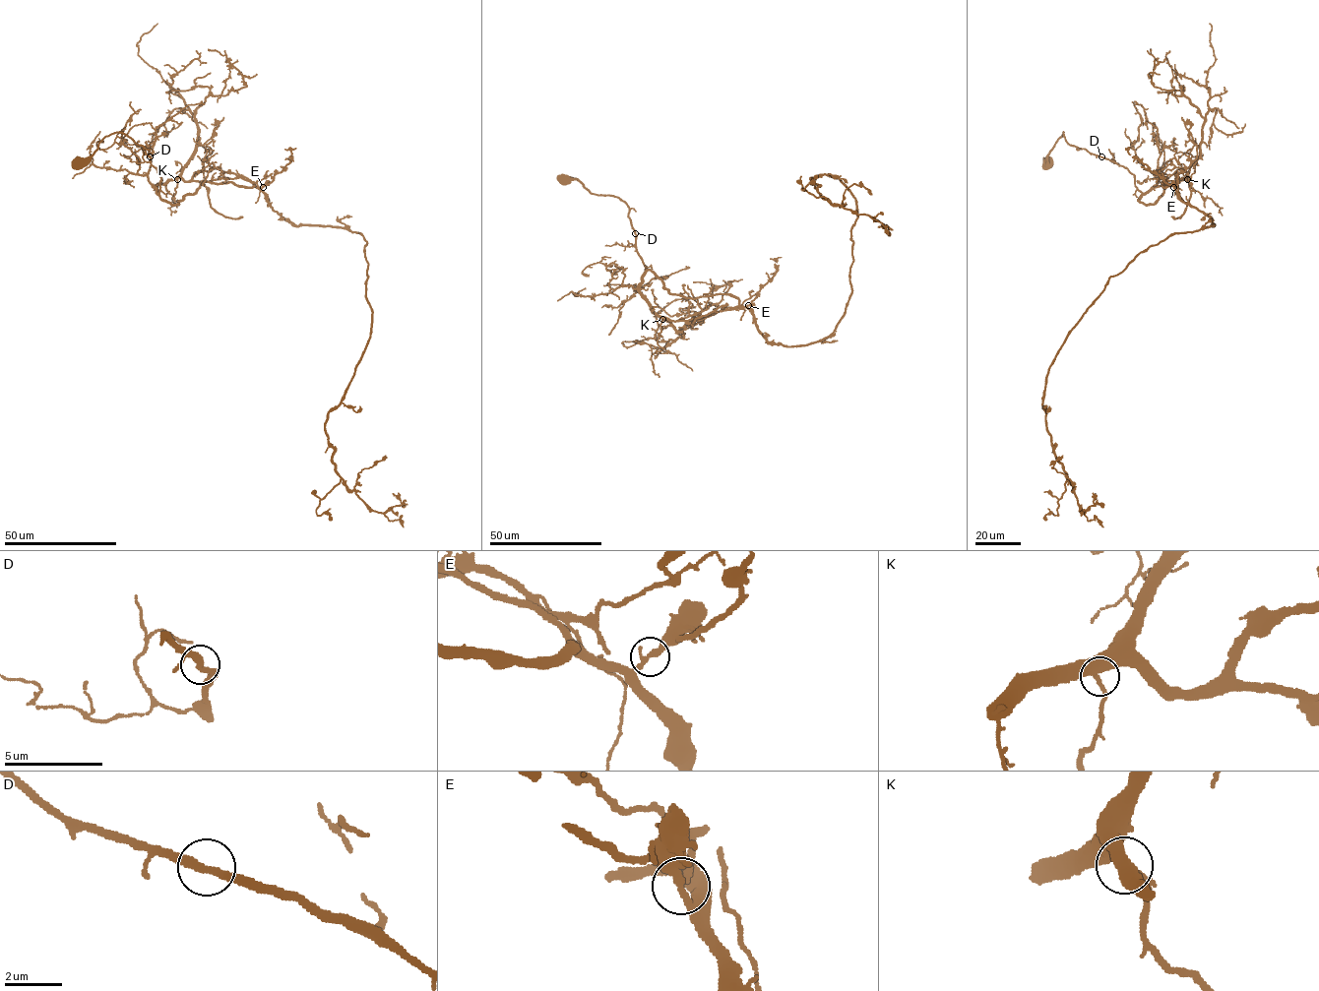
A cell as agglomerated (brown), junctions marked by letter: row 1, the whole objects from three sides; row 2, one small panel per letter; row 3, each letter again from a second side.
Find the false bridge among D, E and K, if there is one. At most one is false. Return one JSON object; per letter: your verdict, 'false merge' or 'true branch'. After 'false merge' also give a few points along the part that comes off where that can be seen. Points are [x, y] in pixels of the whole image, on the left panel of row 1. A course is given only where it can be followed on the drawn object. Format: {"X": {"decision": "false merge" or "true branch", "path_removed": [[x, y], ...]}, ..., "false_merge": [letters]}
{"D": {"decision": "true branch"}, "E": {"decision": "true branch"}, "K": {"decision": "true branch"}, "false_merge": []}

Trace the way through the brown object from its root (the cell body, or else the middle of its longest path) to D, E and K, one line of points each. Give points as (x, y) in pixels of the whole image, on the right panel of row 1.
D: (1049, 163), (1047, 155), (1063, 132), (1070, 145), (1101, 156)
E: (1049, 163), (1063, 132), (1070, 145), (1131, 172), (1145, 205), (1162, 195), (1162, 182), (1173, 187)
K: (1049, 163), (1047, 155), (1063, 132), (1070, 145), (1125, 167), (1134, 175), (1135, 186), (1143, 192), (1187, 179)

